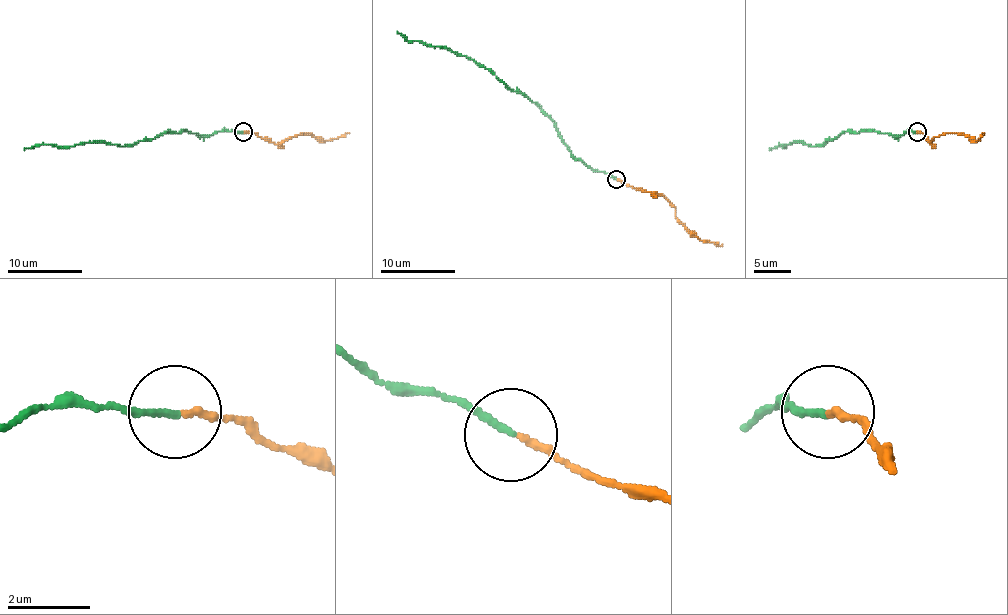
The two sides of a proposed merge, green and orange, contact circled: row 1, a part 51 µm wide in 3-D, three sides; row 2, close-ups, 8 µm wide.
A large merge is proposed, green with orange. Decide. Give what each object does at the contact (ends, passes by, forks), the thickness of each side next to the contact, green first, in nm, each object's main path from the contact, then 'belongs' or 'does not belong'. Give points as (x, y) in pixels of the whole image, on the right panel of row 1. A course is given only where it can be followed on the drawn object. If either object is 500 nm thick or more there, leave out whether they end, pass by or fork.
green ends; orange ends; calibres 160 and 150 nm; course green (917, 131), (898, 135), (844, 131), (823, 144), (793, 142), (786, 146), (778, 144), (769, 150); course orange (917, 131), (928, 139), (930, 144), (935, 137), (947, 133), (978, 140), (982, 133); belongs

